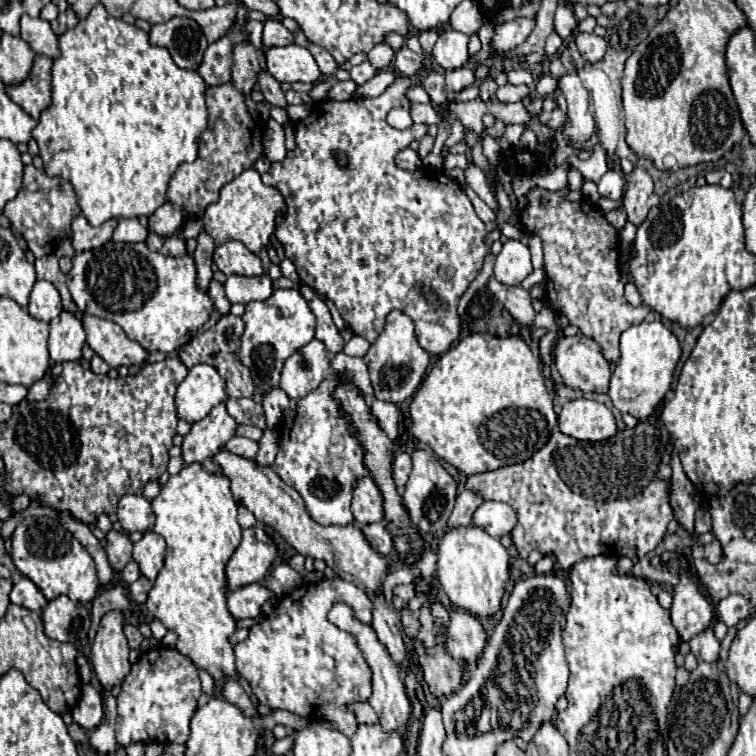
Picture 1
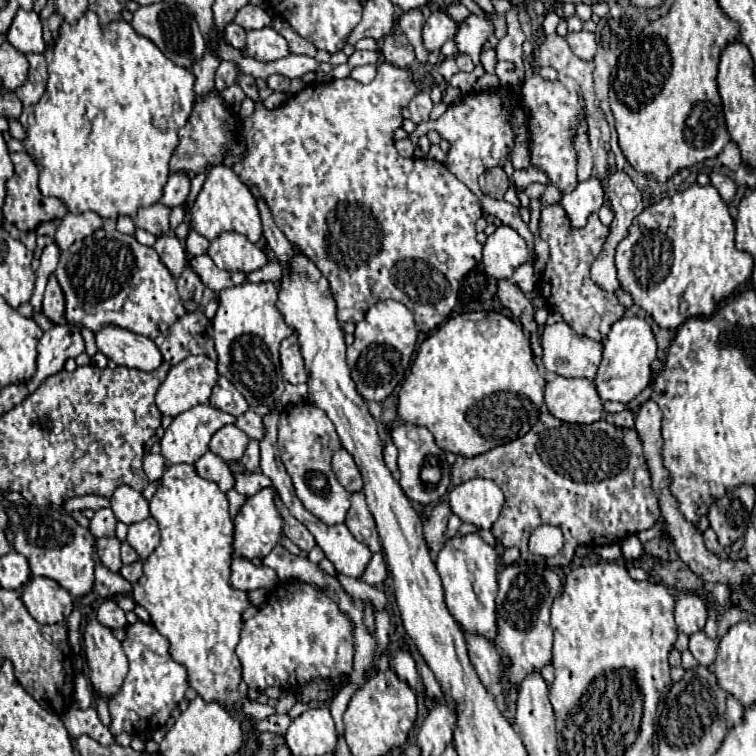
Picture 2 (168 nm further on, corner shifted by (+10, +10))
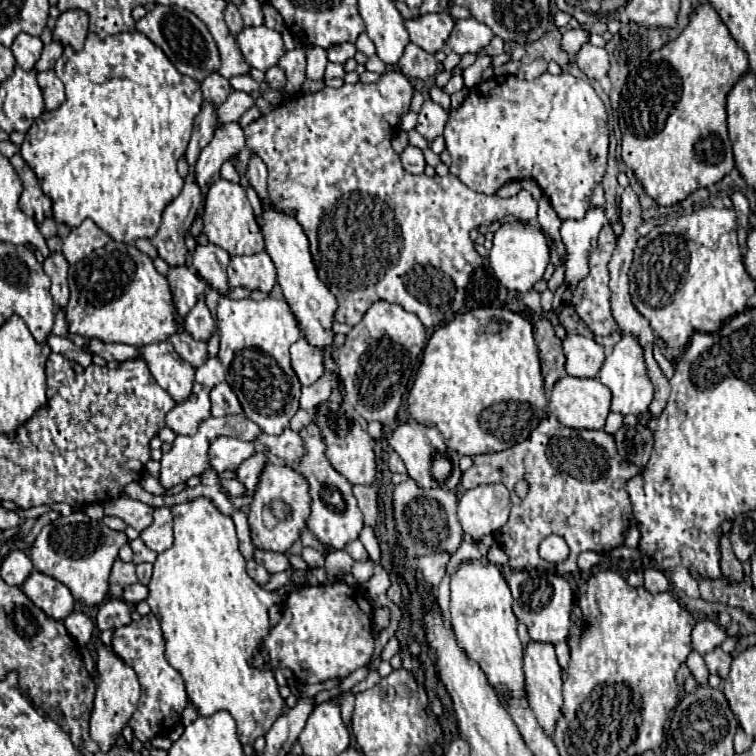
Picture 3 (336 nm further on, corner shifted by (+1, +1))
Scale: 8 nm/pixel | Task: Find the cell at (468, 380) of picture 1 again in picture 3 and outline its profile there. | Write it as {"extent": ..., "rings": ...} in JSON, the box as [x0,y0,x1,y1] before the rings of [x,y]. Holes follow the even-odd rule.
{"extent":[407,309,547,457],"rings":[[[473,309],[439,327],[425,351],[407,397],[409,415],[437,427],[449,449],[475,457],[505,451],[525,441],[547,415],[533,327],[507,309]]]}

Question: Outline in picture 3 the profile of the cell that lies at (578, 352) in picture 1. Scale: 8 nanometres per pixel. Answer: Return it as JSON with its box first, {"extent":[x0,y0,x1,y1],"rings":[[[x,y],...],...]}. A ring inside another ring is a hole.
{"extent":[563,335,605,379],"rings":[[[567,335],[563,339],[563,353],[565,353],[565,371],[571,377],[593,379],[597,377],[603,361],[605,351],[603,347],[585,335]]]}

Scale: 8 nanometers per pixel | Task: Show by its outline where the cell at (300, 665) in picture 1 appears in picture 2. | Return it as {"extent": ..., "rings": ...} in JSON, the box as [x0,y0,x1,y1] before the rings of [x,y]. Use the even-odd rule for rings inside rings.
{"extent":[236,582,354,688],"rings":[[[290,582],[284,588],[276,588],[264,608],[244,622],[240,642],[236,646],[236,654],[242,664],[244,682],[250,688],[268,688],[268,686],[282,686],[290,688],[290,682],[306,686],[314,678],[340,678],[352,670],[354,658],[354,624],[352,620],[340,610],[332,598],[324,592],[312,588],[304,582]]]}

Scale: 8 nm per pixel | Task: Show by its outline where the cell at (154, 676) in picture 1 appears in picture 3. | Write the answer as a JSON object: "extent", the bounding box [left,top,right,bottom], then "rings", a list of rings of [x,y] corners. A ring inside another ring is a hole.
{"extent":[111,613,189,743],"rings":[[[149,613],[137,623],[115,629],[111,647],[127,665],[131,661],[131,667],[135,669],[139,683],[141,683],[141,699],[137,705],[137,711],[133,713],[133,717],[129,721],[133,735],[145,743],[157,735],[171,731],[171,727],[175,727],[179,723],[181,713],[187,707],[189,699],[187,699],[187,691],[185,691],[181,673],[177,669],[173,669],[165,657],[165,637],[163,637],[157,617],[153,613]]]}

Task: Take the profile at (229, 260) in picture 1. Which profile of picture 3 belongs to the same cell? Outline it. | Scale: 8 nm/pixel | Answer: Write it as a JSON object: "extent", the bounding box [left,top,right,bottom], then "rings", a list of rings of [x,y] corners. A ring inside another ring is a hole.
{"extent":[227,251,277,293],"rings":[[[265,251],[245,257],[243,255],[231,257],[227,275],[231,287],[247,287],[249,291],[259,289],[265,293],[269,293],[277,281],[277,273],[273,271],[273,261]]]}

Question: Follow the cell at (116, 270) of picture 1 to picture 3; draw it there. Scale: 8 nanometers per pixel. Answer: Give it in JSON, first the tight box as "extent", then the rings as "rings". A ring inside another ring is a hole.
{"extent":[65,239,177,347],"rings":[[[111,239],[103,249],[71,265],[69,289],[71,299],[65,307],[69,333],[93,337],[105,343],[143,347],[147,343],[167,341],[177,331],[177,315],[173,315],[173,293],[169,291],[169,281],[133,243]]]}

